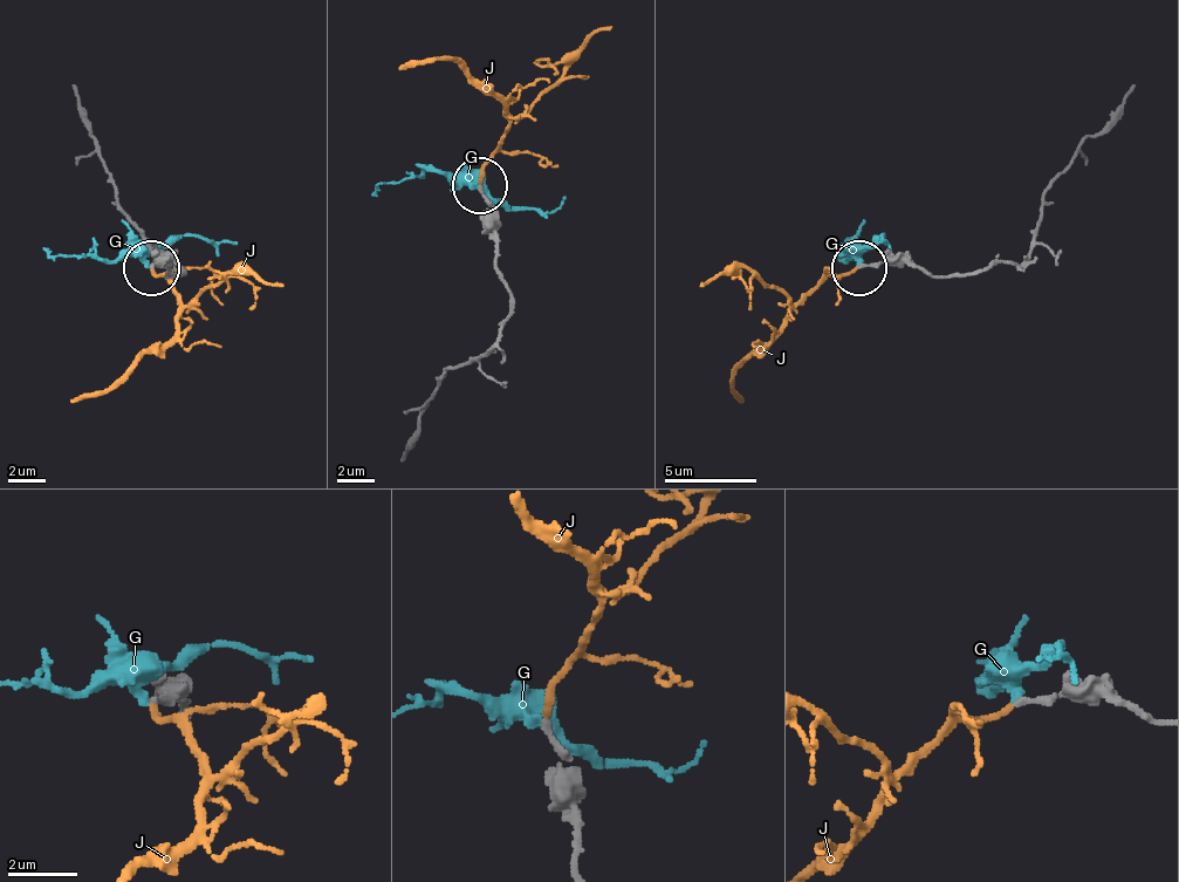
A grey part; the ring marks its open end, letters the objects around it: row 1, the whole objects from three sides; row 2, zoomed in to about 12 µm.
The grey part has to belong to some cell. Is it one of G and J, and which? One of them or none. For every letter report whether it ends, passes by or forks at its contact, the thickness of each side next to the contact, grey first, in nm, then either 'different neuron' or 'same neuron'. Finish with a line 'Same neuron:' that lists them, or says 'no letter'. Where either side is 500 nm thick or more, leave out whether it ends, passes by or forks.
G: it passes by; 220 nm thick on the grey side, 320 nm on the other; different neuron
J: it ends there; 190 nm thick on the grey side, 200 nm on the other; same neuron
Same neuron: J

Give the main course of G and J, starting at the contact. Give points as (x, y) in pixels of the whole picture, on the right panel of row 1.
G: (863, 261), (844, 257), (858, 257), (866, 247)
J: (858, 266), (811, 289), (783, 332), (733, 377), (742, 401)

